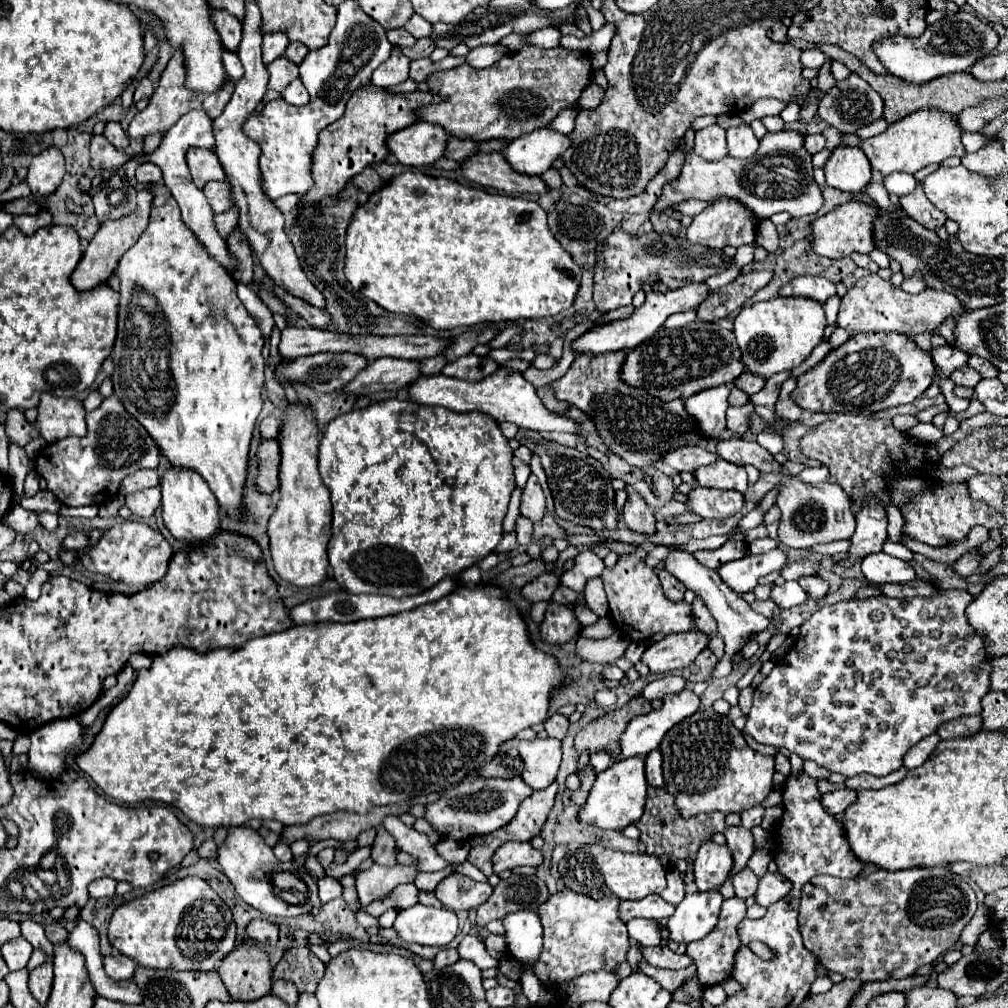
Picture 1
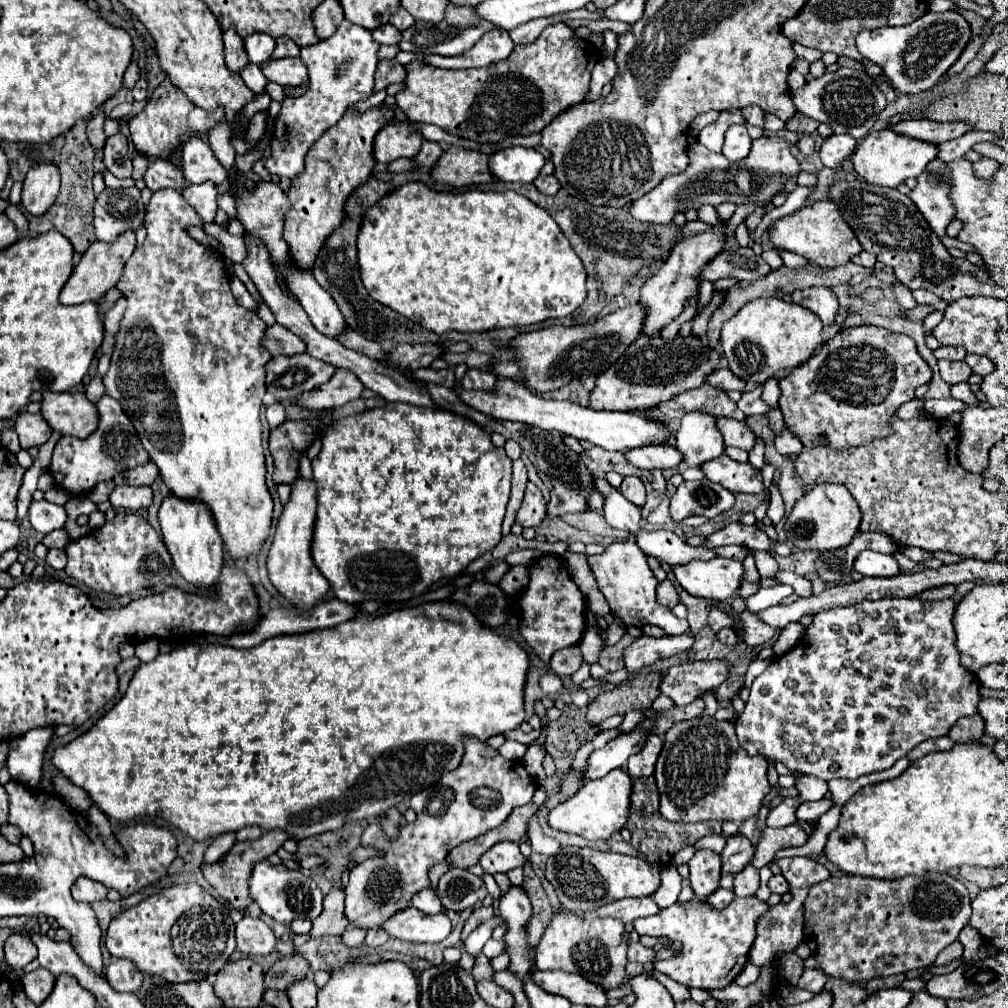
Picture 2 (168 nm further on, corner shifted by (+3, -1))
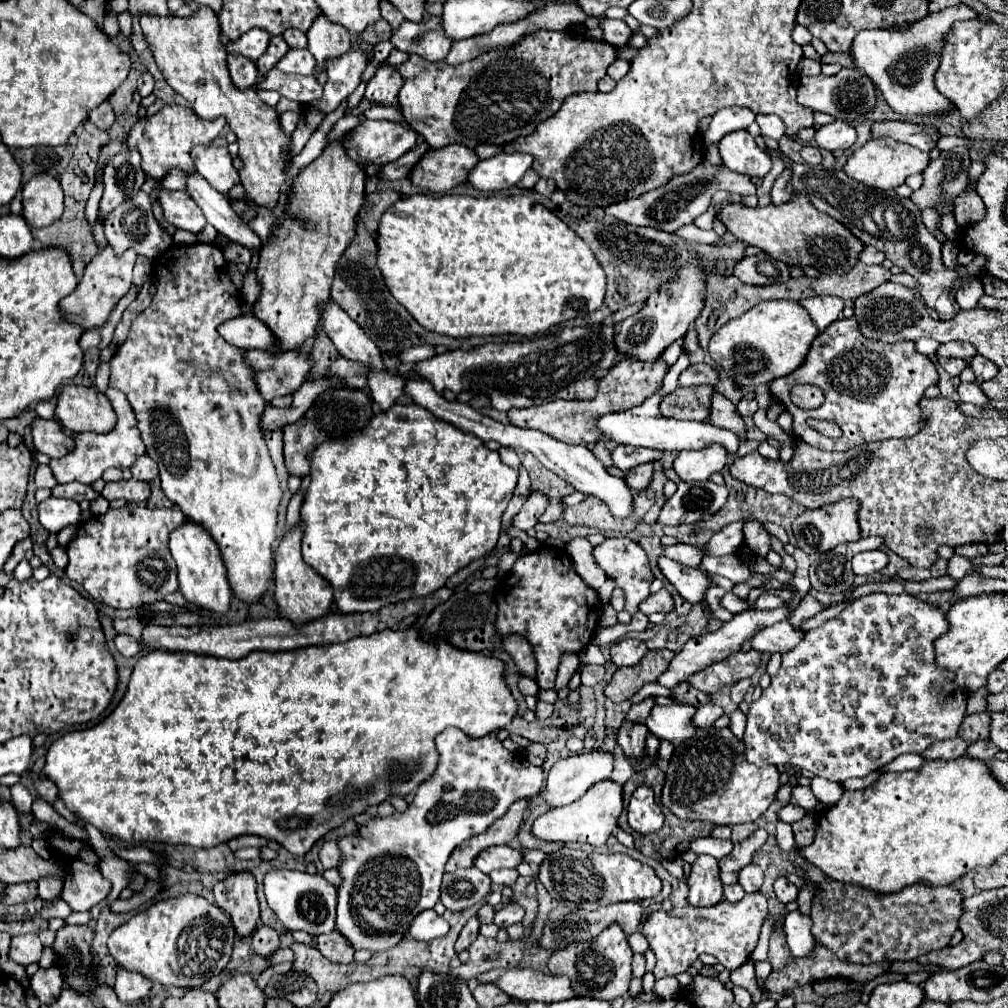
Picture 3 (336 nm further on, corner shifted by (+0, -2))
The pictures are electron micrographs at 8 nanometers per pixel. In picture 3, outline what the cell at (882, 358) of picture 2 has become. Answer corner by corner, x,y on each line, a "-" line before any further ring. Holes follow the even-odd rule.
843,318
815,338
811,354
807,354
807,362
803,362
799,370
771,382
771,394
787,408
787,412
791,412
793,430
801,442
819,450
843,452
873,440
915,436
923,420
919,400
923,398
925,388
937,384
937,380
939,374
935,364
927,356
919,354
913,342
875,342
861,334
855,318
-
797,384
813,384
821,388
825,402
809,412
793,406
789,394
-
807,418
835,422
843,432
841,438
831,440
811,430

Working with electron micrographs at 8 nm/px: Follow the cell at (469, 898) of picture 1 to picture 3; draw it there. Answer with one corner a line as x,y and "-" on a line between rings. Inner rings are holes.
459,868
445,872
441,886
441,904
451,912
463,912
465,908
485,900
491,892
491,878
481,870

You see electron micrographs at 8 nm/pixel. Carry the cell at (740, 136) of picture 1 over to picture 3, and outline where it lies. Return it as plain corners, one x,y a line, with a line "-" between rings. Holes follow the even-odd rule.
735,130
721,138
719,154
723,164
739,174
763,178
771,170
771,160
757,148
747,130

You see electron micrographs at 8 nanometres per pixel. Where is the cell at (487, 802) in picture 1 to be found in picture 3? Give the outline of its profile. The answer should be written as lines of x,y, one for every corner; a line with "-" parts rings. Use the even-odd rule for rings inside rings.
447,728
435,738
435,744
441,756
439,766
435,774
417,788
413,804
409,804
409,808
403,814
375,818
369,824
361,826
357,836
347,836
339,840
339,848
343,852
339,862
343,884
339,888
337,900
337,928
355,950
367,948
371,952
381,952
383,938
395,938
405,934
405,930
411,924
411,918
415,918
419,912
427,908
433,908
439,900
445,862
449,854
455,850
455,846
461,846
475,834
483,834
483,830
487,830
491,822
507,814
509,806
515,800
533,798
541,792
543,770
539,766
529,764
523,754
505,750
501,740
495,738
495,734
483,738
467,738
463,730
-
355,914
363,914
365,922
371,922
371,926
375,926
379,934
367,934
367,930
363,930
355,922

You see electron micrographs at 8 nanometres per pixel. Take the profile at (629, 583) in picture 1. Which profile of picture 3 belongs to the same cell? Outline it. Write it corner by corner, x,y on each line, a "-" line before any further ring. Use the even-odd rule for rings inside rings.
611,536
603,544
599,544
599,546
593,548
593,558
595,558
597,566
605,572
605,576
609,580
615,580
617,588
621,588
625,592
625,610
629,614
639,612
639,604
649,598
649,594
651,594
649,586
655,580
645,550
639,544
635,544
633,540
629,540
629,538

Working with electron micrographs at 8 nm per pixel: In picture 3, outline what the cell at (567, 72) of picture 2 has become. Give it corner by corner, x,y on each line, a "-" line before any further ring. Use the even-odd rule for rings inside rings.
539,30
527,34
527,38
515,46
509,46
507,50
489,50
487,54
459,66
449,66
443,60
427,62
425,58
411,54
409,60
397,68
403,76
399,106
407,124
421,134
431,148
443,148
453,142
471,148
477,148
479,144
505,144
533,134
539,122
553,116
567,96
579,92
597,92
597,82
605,76
607,66
615,62
615,58
617,52
611,44
585,38
573,30

